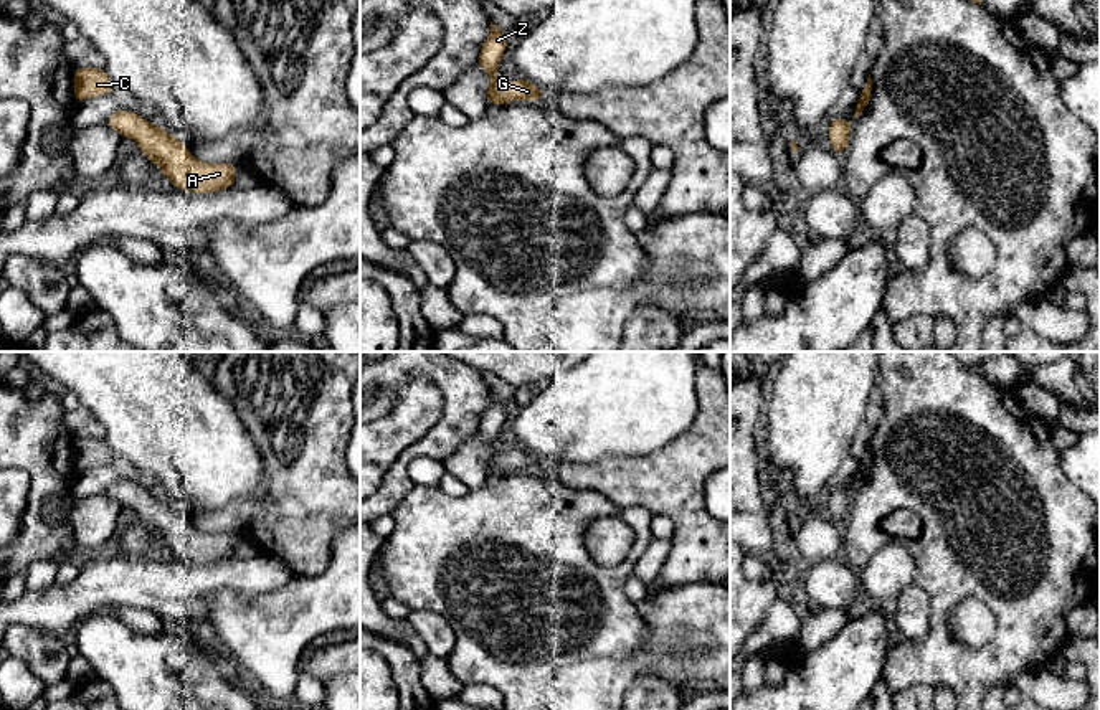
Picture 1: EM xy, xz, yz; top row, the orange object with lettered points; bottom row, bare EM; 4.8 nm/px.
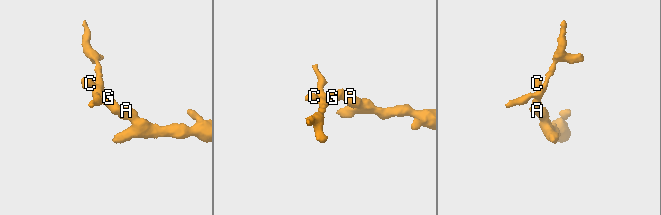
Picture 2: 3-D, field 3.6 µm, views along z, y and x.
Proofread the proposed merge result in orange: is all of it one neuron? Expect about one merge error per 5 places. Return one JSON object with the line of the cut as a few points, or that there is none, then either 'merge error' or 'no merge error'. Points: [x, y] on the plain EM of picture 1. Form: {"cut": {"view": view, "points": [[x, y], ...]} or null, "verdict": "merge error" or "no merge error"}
{"cut": null, "verdict": "no merge error"}

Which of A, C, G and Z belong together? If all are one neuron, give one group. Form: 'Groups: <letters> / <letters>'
Groups: A C G Z

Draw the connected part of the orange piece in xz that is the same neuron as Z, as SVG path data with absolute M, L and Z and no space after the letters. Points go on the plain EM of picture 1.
M491 391L491 405L482 414L477 431L491 446L487 472L497 476L507 471L545 469L545 462L525 449L517 449L514 452L497 449L497 436L505 418L505 405Z

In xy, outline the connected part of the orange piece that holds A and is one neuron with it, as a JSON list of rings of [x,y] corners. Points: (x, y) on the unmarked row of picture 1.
[[[134,480],[114,482],[107,495],[122,507],[135,509],[140,522],[152,528],[177,558],[213,563],[235,555],[236,535],[226,532],[205,533],[193,528],[183,512],[178,512],[157,494],[147,494]]]

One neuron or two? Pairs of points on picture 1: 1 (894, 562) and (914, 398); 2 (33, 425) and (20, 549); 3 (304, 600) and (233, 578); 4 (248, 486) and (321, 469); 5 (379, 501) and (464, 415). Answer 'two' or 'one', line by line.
1: two
2: one
3: two
4: two
5: one

